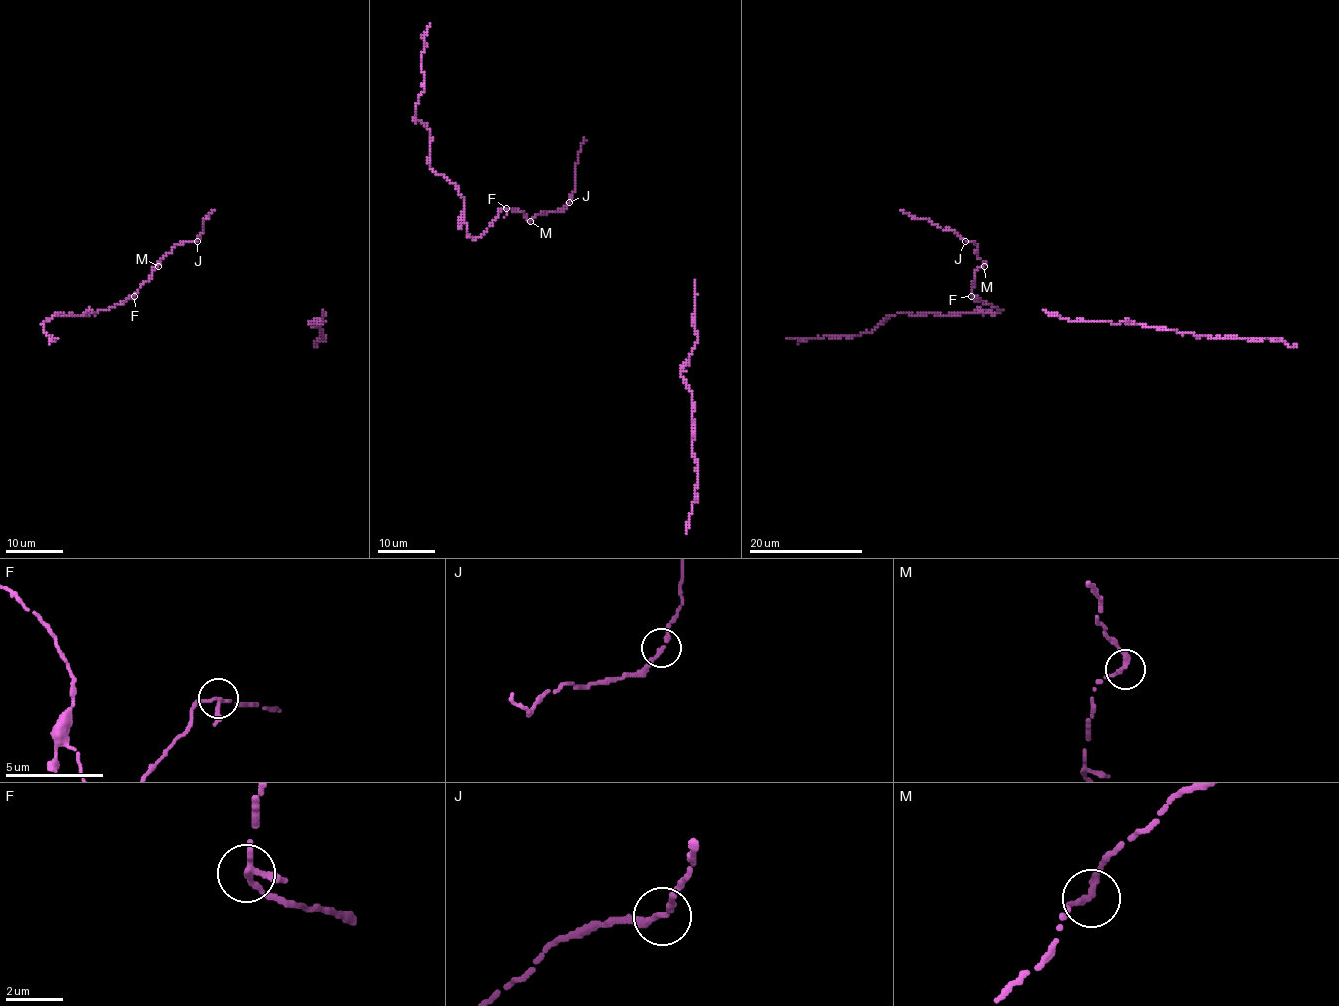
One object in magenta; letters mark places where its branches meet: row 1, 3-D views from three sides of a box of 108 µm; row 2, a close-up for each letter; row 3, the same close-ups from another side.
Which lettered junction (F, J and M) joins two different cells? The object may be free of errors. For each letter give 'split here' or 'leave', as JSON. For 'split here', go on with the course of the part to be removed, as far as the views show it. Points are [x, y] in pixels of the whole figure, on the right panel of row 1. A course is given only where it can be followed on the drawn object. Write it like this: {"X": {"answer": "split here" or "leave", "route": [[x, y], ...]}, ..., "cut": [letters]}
{"F": {"answer": "leave"}, "J": {"answer": "leave"}, "M": {"answer": "leave"}, "cut": []}

